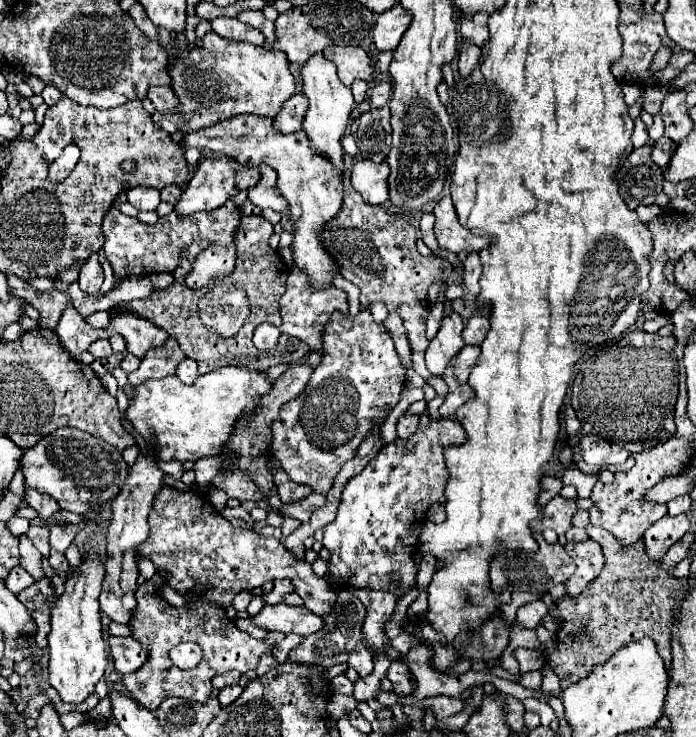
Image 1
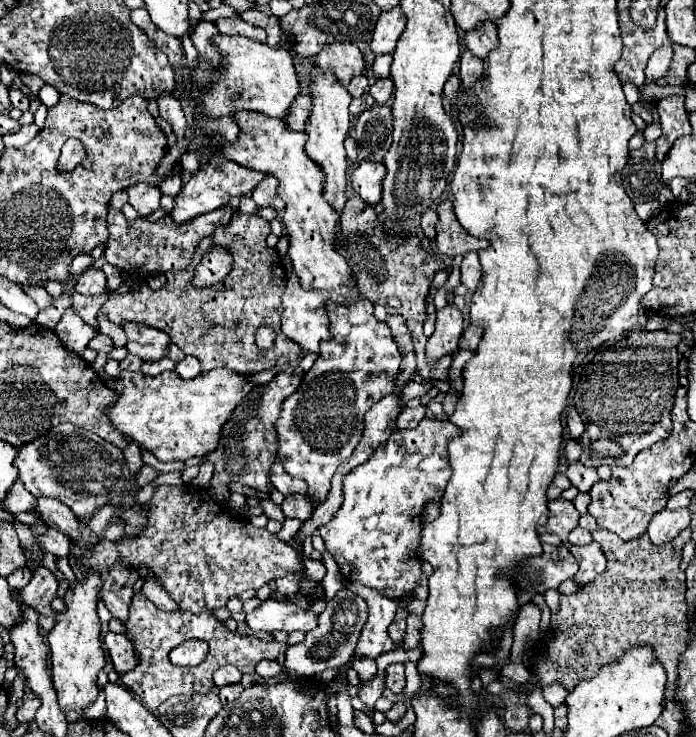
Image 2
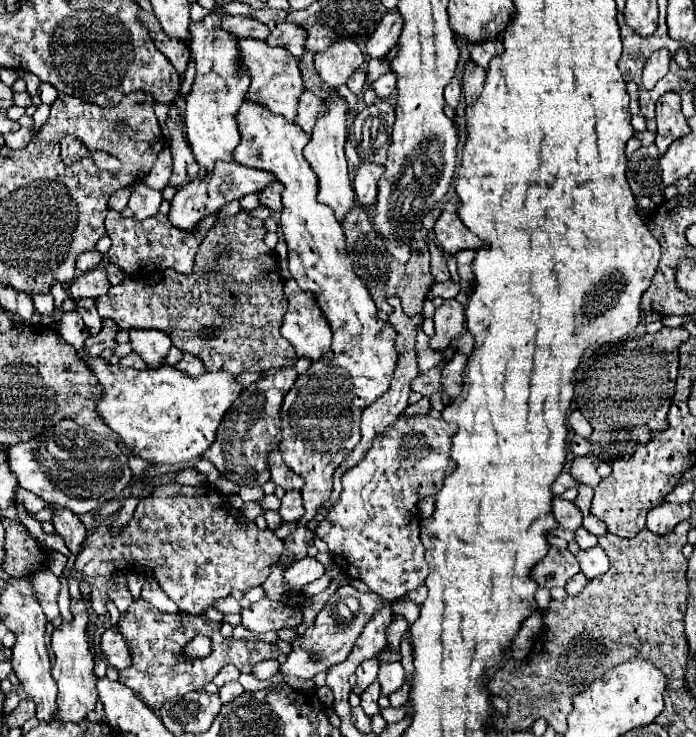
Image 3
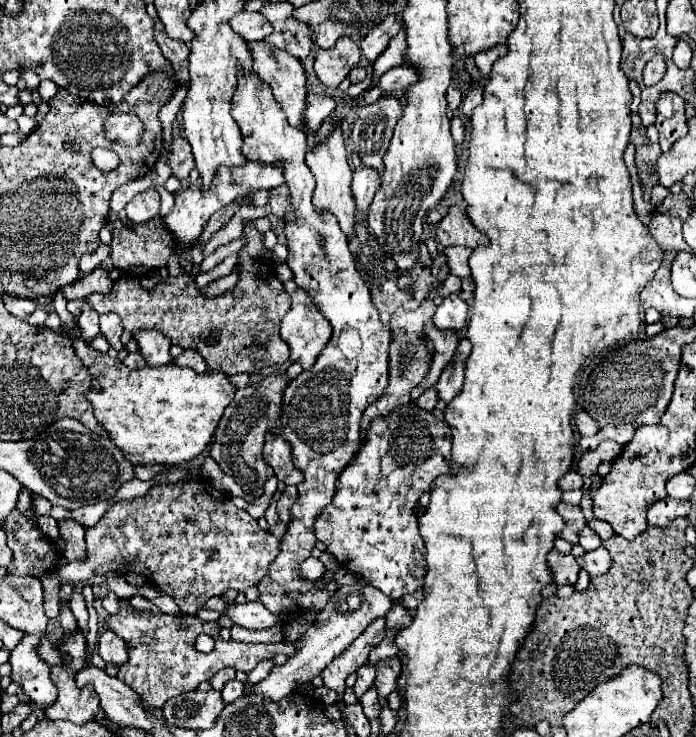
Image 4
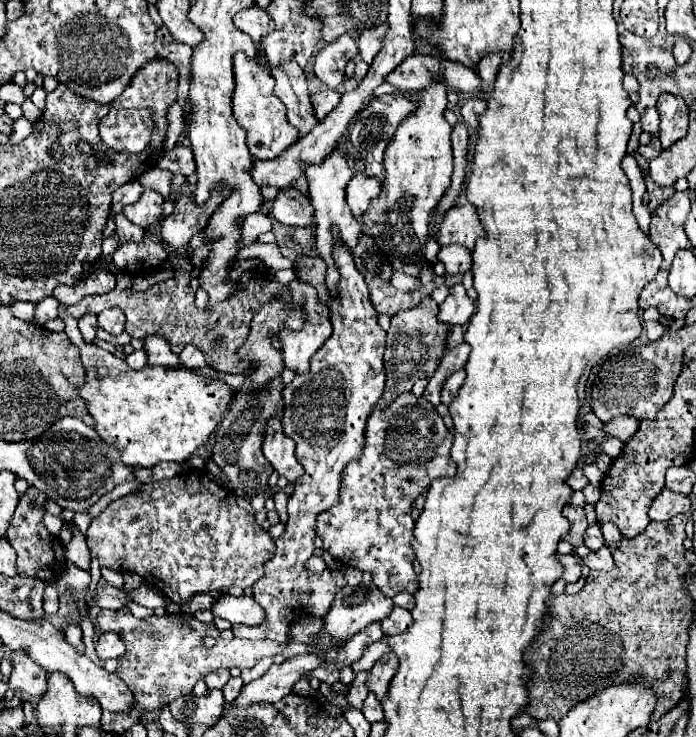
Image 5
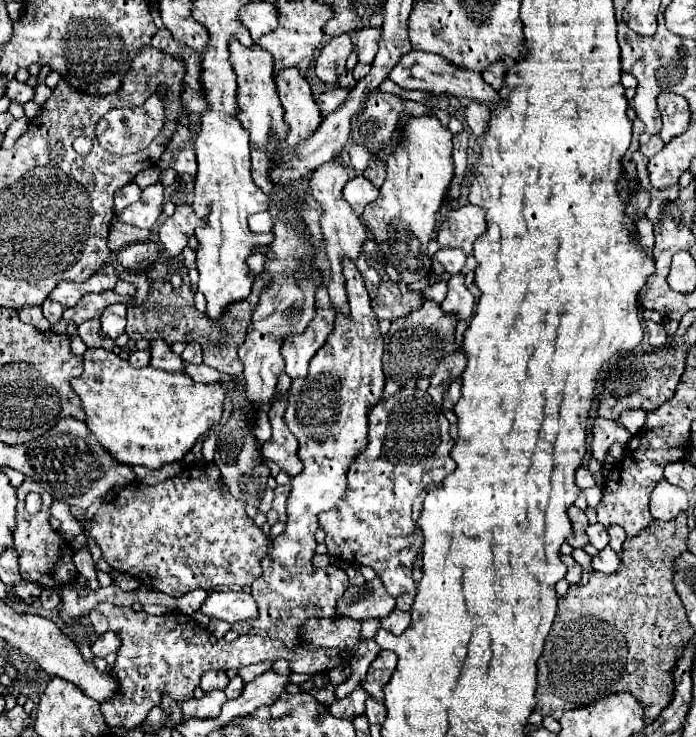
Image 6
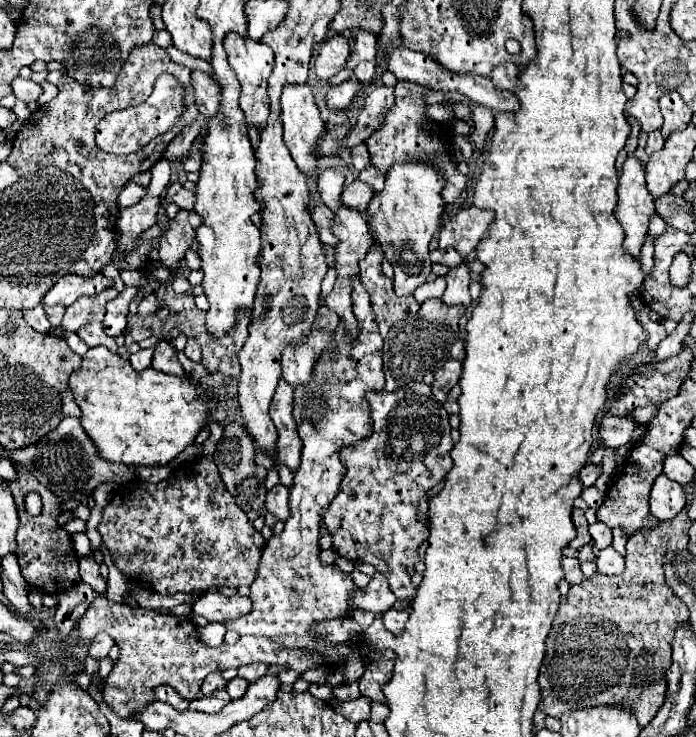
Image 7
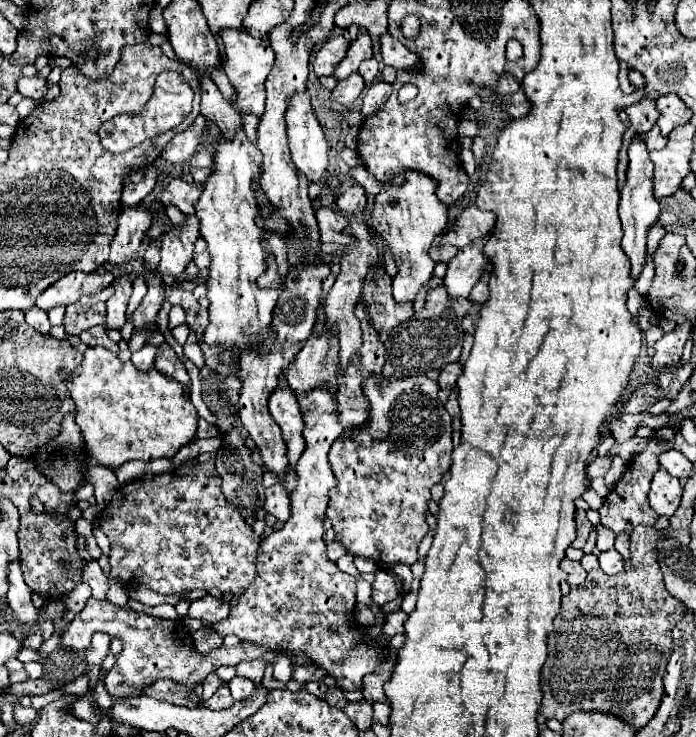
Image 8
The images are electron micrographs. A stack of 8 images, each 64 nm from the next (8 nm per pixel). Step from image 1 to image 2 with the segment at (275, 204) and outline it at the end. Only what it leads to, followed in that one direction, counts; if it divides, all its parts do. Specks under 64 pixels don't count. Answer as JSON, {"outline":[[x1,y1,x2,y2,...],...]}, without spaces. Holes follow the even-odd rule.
{"outline":[[268,174,256,188,254,188,254,192,252,192,252,200,262,208,262,206,270,206,270,208,278,208,280,210,280,198,276,196,278,192,276,192,276,186,278,186,278,180,272,176,272,174]]}

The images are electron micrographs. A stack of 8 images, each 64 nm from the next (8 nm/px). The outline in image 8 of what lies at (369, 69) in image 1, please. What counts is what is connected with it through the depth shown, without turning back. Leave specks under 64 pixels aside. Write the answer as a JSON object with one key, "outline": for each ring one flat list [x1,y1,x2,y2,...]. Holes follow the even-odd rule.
{"outline":[[344,36,328,38,314,56,314,72,316,76,332,76,336,66,342,62,348,50,348,40]]}

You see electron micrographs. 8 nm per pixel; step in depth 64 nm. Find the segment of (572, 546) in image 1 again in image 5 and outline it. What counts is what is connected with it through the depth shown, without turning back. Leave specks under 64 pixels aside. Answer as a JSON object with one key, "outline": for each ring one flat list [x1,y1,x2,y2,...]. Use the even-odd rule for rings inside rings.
{"outline":[[602,546,598,552,592,552,590,556,582,558,582,562,590,570,598,570,598,572,610,572,614,568,614,560,612,560,612,554,610,554,608,546]]}

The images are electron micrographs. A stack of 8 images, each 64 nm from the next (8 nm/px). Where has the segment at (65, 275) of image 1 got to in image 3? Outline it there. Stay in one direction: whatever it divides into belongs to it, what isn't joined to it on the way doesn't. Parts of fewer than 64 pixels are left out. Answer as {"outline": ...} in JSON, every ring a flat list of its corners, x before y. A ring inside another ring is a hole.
{"outline":[[92,250,92,252,84,252,84,254,78,256,78,260,76,260,76,268,78,268,80,272,86,272,86,270,96,268,100,262,102,262,102,254,96,252,96,250]]}

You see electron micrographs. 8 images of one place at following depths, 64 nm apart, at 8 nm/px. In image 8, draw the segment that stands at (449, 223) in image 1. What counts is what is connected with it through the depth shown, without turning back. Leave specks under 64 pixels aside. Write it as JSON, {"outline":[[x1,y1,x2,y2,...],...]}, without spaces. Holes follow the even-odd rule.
{"outline":[[468,206,446,228,444,242,462,250,464,246,470,246,472,242,476,242,478,238,488,236,488,232,492,232,492,228,494,228,494,222,496,222,494,212,484,212,476,206]]}

